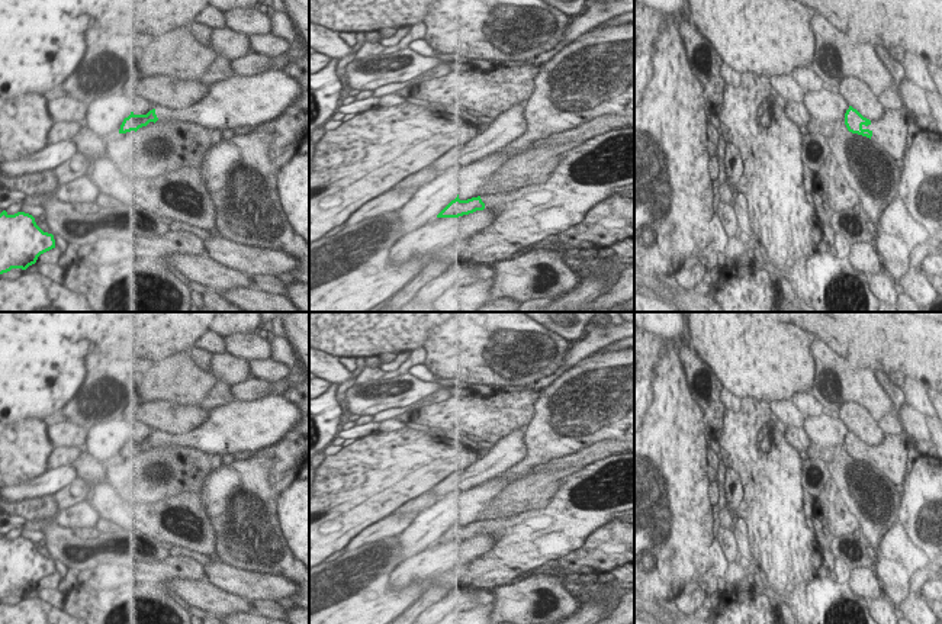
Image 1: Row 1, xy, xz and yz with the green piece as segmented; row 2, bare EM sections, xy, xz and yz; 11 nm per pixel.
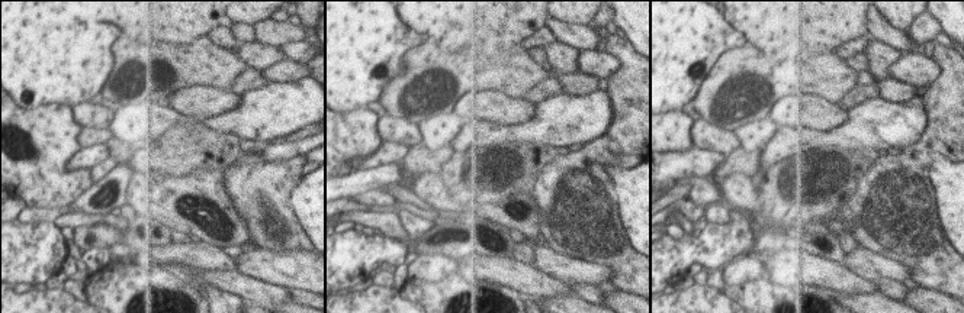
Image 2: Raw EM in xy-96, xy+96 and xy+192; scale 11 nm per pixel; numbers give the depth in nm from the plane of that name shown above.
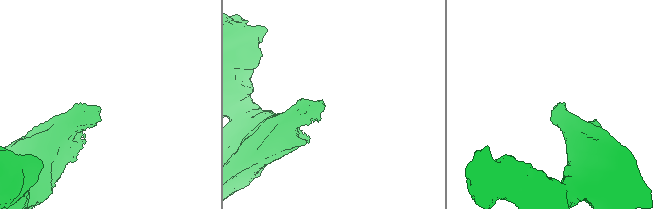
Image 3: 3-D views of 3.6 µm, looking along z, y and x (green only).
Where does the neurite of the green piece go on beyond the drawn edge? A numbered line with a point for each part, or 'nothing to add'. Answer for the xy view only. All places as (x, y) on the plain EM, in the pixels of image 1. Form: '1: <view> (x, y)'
1: xy (238, 427)

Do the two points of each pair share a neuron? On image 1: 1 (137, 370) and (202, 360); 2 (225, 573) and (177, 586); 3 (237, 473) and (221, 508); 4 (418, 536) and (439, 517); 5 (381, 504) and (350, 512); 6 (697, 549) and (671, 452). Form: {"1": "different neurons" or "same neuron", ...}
{"1": "different neurons", "2": "different neurons", "3": "same neuron", "4": "same neuron", "5": "same neuron", "6": "same neuron"}

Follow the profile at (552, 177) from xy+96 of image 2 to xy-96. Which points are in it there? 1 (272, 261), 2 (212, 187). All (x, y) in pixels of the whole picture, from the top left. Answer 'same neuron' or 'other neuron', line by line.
1: other neuron
2: other neuron

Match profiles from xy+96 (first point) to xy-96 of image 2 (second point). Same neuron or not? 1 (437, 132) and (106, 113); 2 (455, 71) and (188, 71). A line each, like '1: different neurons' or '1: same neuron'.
1: different neurons
2: same neuron

